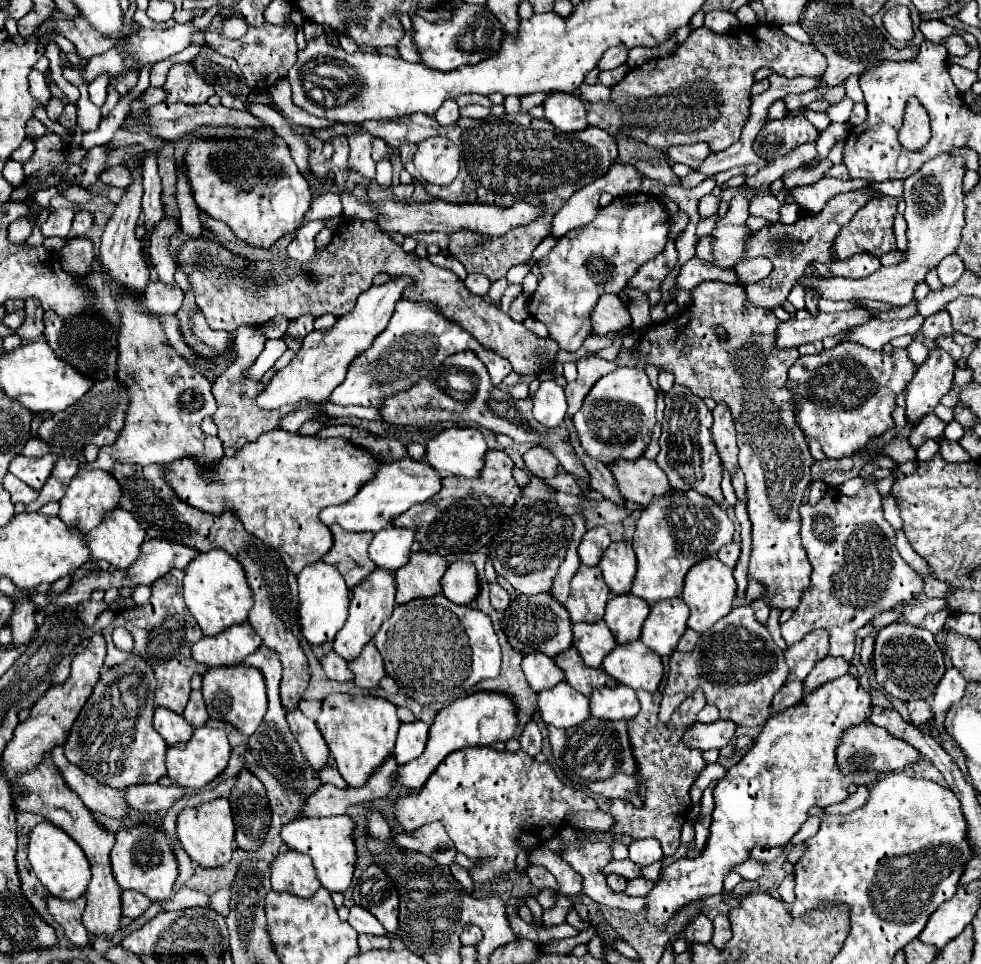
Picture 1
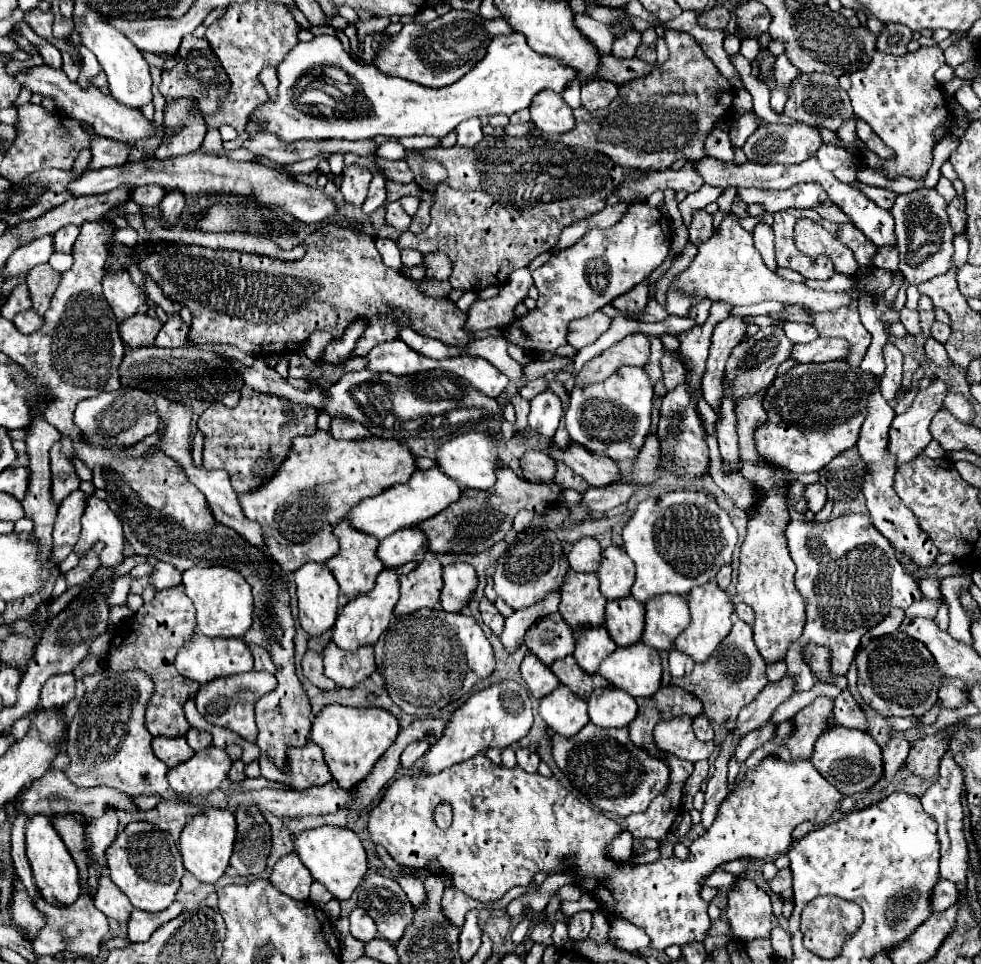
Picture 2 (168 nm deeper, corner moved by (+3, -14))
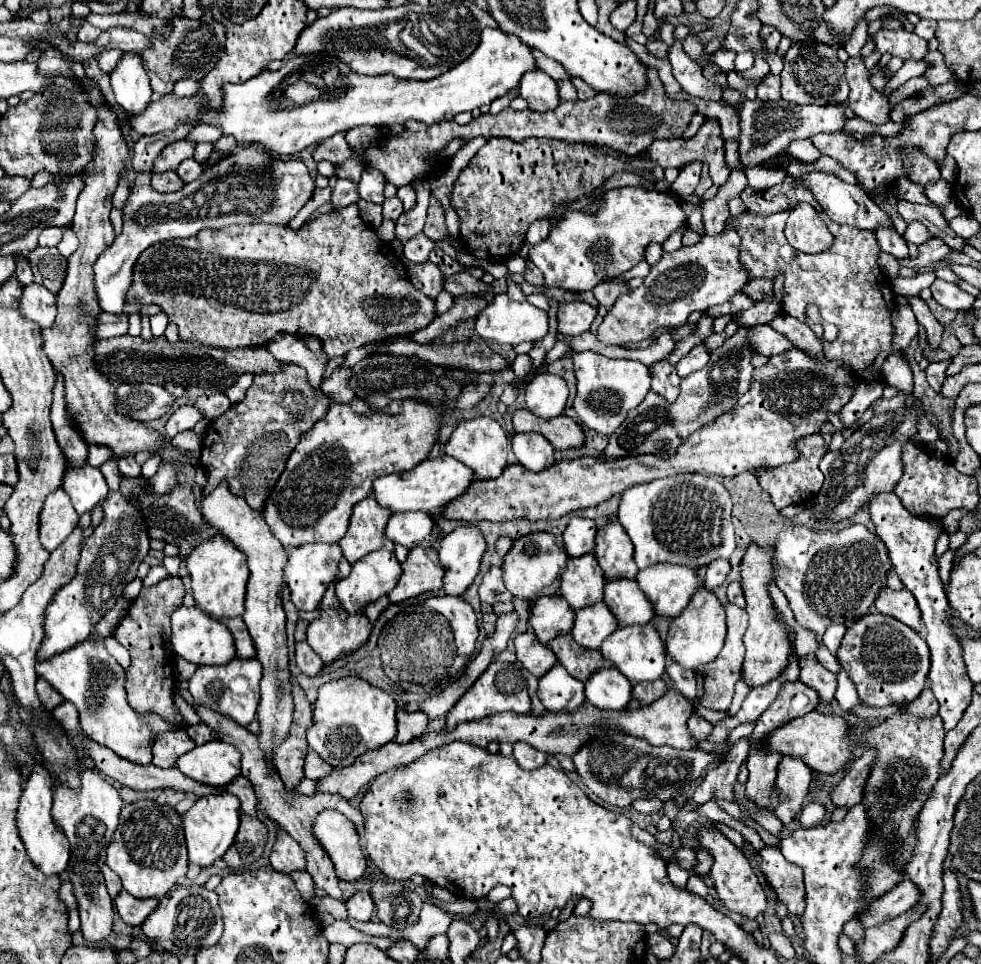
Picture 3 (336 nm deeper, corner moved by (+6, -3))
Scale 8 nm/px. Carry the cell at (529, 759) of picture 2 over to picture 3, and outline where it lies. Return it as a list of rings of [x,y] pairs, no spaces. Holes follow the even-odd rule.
[[[515,743],[513,745],[513,757],[517,759],[517,763],[525,769],[535,769],[535,767],[541,767],[545,765],[545,759],[547,759],[547,753],[543,751],[537,751],[535,747],[527,745],[527,743]]]

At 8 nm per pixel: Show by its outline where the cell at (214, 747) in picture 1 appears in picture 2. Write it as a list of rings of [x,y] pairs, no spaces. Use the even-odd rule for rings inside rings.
[[[204,748],[168,772],[170,788],[184,796],[206,796],[222,786],[232,768],[224,748]]]

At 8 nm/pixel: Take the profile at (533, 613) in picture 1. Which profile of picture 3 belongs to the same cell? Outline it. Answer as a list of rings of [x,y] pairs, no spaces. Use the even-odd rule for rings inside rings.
[[[551,595],[533,601],[529,625],[533,627],[539,643],[547,645],[551,639],[567,635],[573,627],[573,619],[575,613],[571,611],[571,607],[567,607],[567,601],[559,595]]]

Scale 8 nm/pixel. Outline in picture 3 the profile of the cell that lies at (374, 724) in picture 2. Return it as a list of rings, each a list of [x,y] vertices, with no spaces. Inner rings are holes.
[[[347,677],[319,687],[313,709],[313,725],[307,729],[309,749],[333,767],[347,767],[369,749],[379,749],[393,741],[397,733],[397,703],[389,693],[363,679]]]

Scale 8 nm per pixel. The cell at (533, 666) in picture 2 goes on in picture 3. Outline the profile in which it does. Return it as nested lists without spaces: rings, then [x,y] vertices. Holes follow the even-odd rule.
[[[531,631],[521,633],[521,635],[515,637],[515,649],[517,649],[517,659],[535,677],[545,675],[557,663],[557,659],[551,653],[551,649],[549,647],[543,647],[535,639],[535,635],[531,635]]]

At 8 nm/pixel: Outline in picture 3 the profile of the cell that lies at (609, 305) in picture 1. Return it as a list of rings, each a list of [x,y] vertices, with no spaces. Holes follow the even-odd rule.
[[[563,303],[557,311],[559,331],[565,335],[581,335],[589,331],[595,317],[597,309],[587,303]]]

